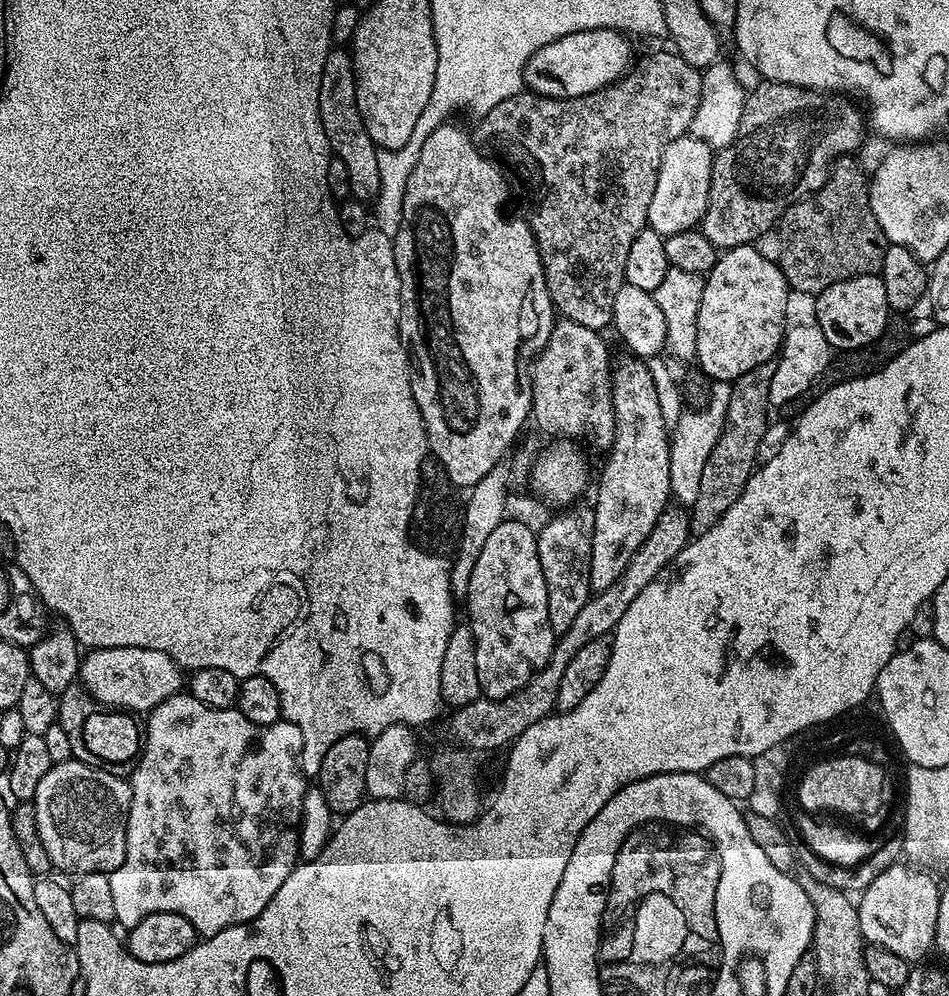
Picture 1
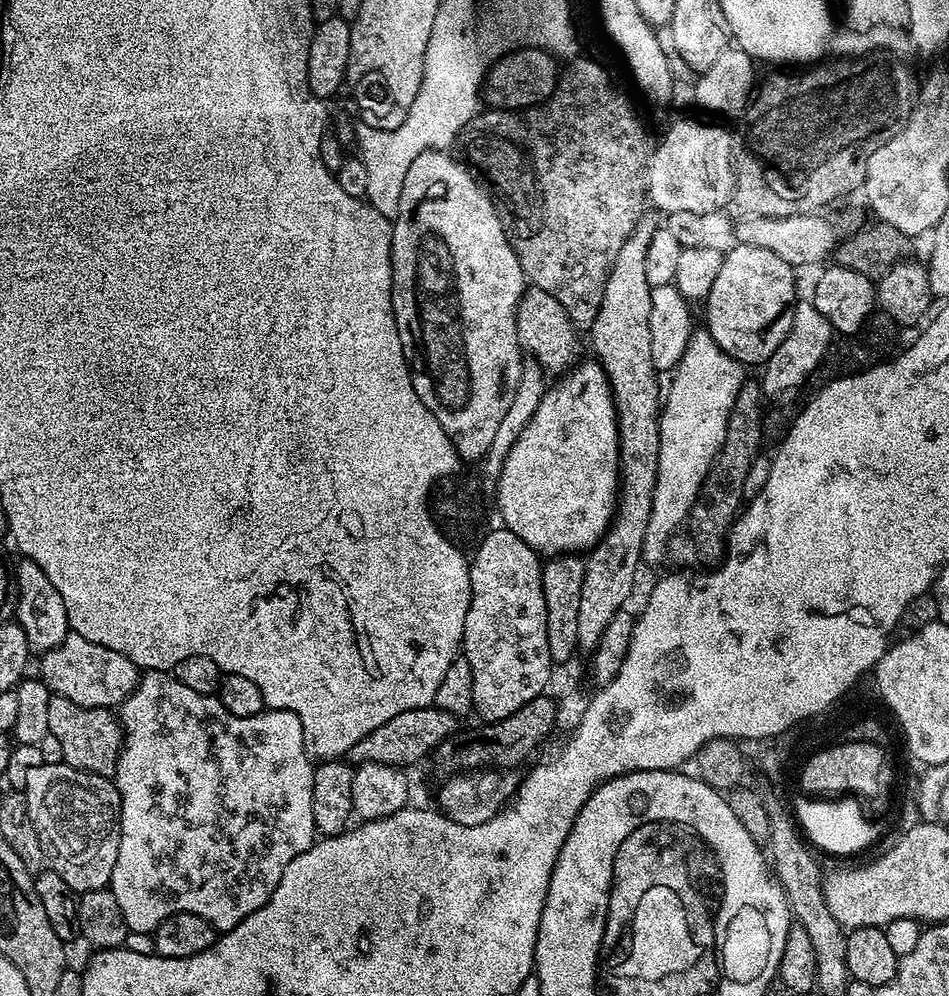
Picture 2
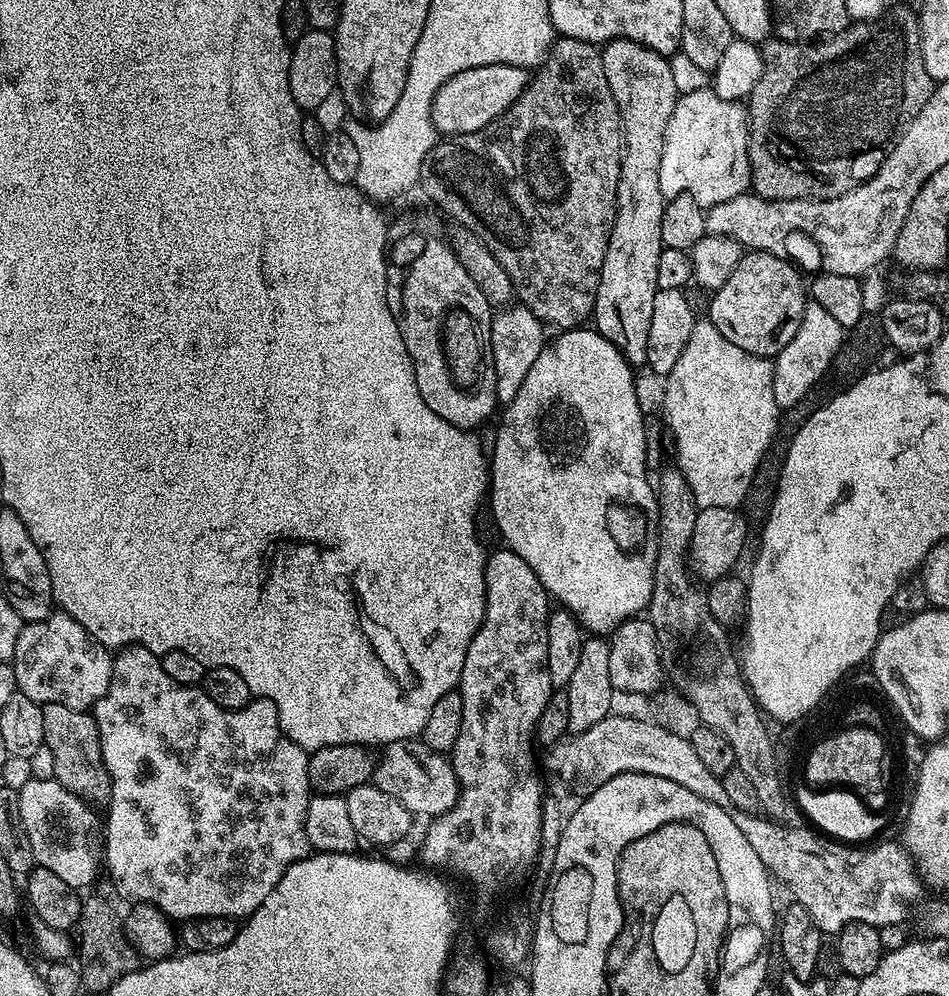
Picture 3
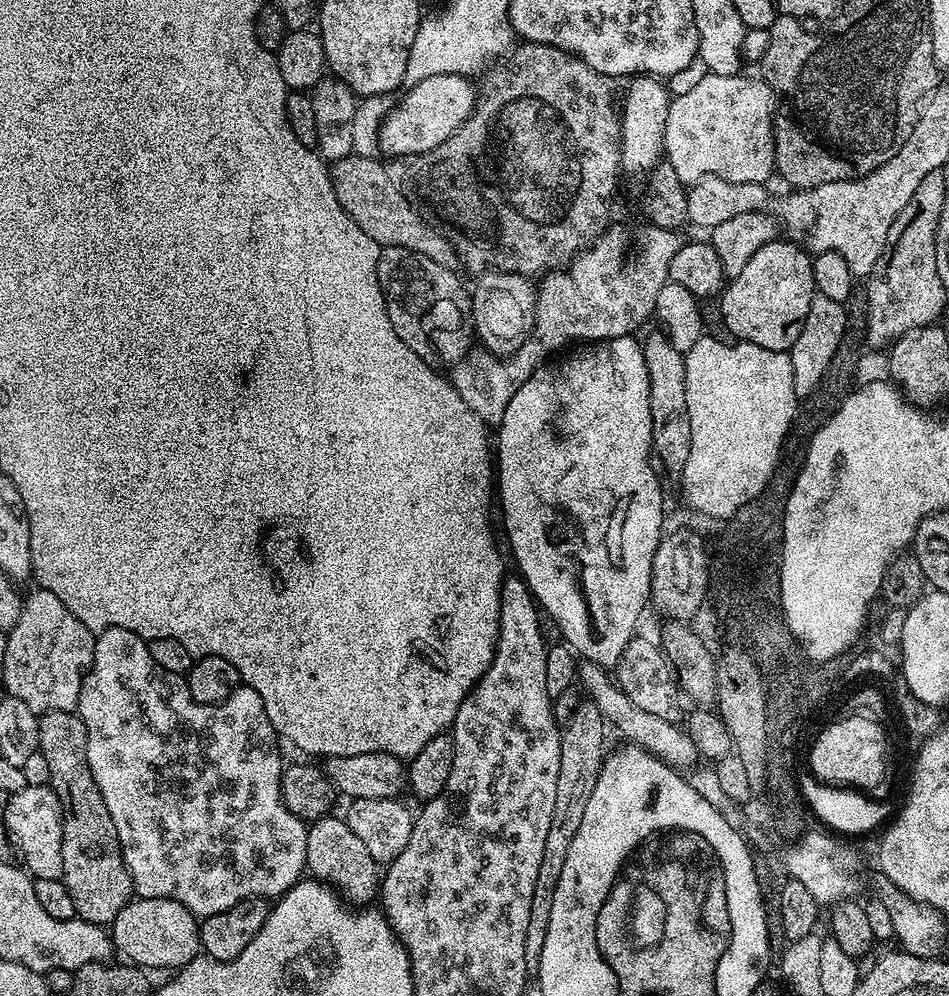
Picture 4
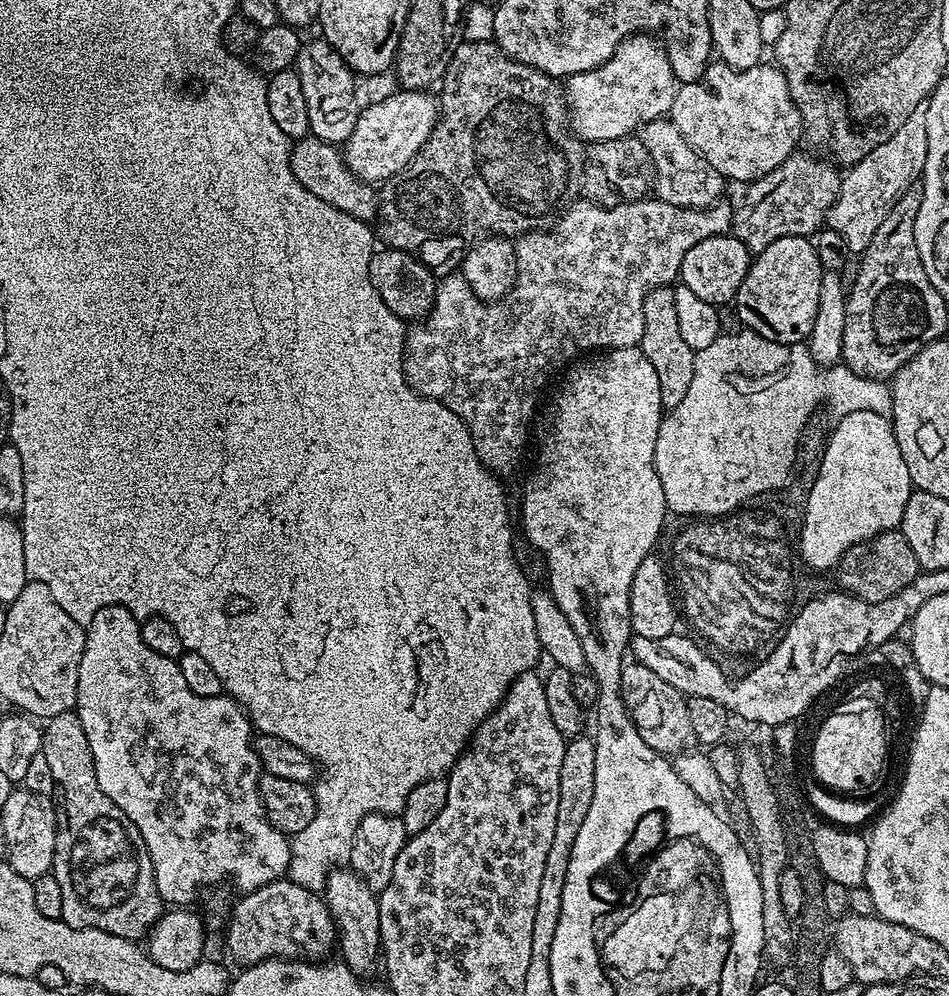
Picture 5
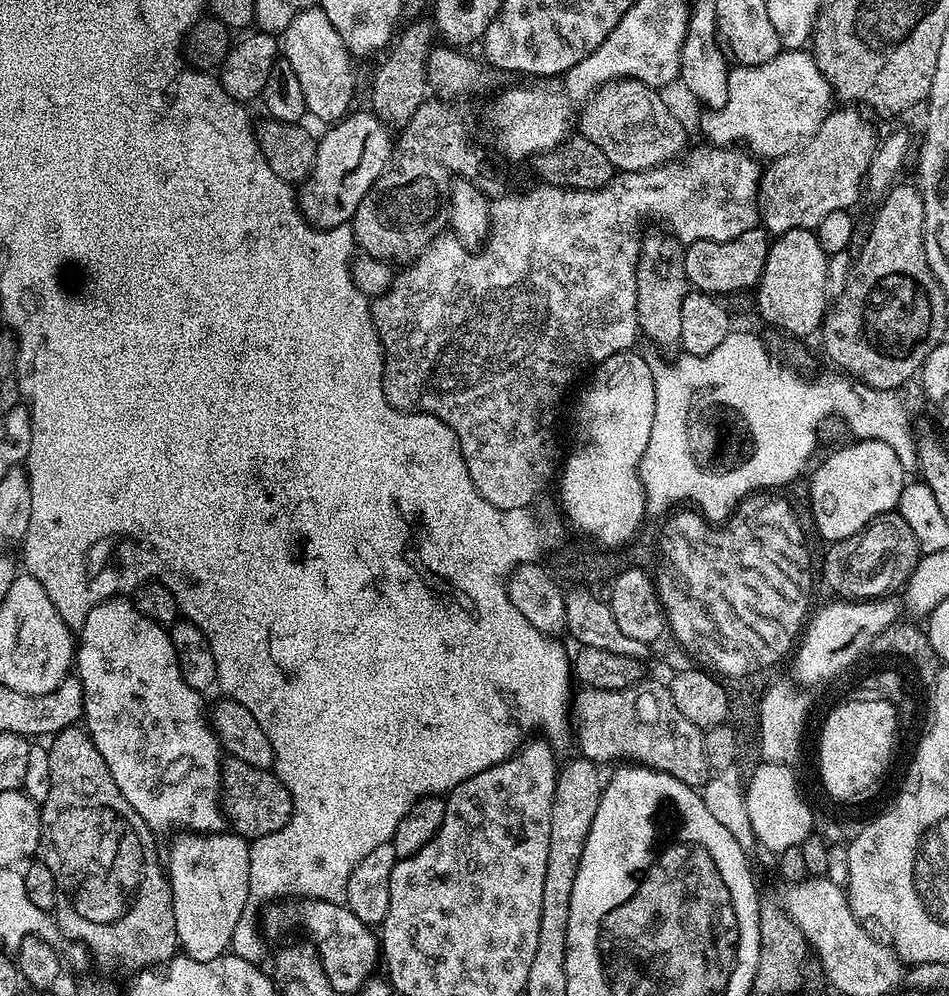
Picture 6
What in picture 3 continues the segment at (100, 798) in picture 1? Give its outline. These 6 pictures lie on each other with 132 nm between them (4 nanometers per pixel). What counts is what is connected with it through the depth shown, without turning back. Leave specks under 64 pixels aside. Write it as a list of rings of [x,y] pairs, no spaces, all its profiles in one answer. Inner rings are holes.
[[[28,780],[26,786],[18,789],[18,810],[22,818],[22,826],[26,830],[26,838],[30,838],[30,850],[34,850],[34,858],[39,867],[58,874],[70,887],[77,890],[88,890],[96,880],[96,871],[102,868],[102,836],[96,832],[96,824],[92,821],[93,809],[89,803],[54,780]]]

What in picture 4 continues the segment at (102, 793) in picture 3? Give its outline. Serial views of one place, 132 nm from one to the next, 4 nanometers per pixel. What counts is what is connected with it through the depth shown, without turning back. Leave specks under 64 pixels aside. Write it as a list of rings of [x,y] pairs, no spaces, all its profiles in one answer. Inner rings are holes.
[[[76,712],[43,713],[40,716],[38,750],[46,754],[46,762],[50,762],[50,787],[56,791],[60,808],[64,811],[62,879],[70,890],[70,898],[74,898],[77,917],[89,920],[92,924],[111,925],[118,912],[133,899],[132,875],[120,849],[118,830],[114,830],[114,818],[110,818],[110,810],[106,810],[106,802],[102,802],[102,790],[98,790],[98,782],[94,782],[94,774],[90,774],[90,766],[86,762],[86,726],[82,718]]]

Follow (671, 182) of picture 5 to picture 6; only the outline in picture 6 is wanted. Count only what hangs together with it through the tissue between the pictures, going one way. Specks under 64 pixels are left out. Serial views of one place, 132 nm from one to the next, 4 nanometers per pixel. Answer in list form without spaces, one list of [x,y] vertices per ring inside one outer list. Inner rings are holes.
[[[611,80],[580,109],[579,135],[600,146],[613,169],[620,172],[645,172],[659,164],[671,164],[685,151],[688,132],[660,96],[657,89],[637,80]]]

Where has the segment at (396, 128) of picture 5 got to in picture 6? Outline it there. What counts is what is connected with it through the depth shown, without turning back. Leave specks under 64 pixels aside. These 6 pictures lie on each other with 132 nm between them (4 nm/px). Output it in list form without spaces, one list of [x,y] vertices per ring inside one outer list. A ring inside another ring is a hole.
[[[371,110],[349,111],[327,130],[324,137],[319,137],[312,172],[298,192],[300,212],[313,228],[349,223],[358,210],[358,202],[362,202],[388,164],[394,147],[393,133]]]

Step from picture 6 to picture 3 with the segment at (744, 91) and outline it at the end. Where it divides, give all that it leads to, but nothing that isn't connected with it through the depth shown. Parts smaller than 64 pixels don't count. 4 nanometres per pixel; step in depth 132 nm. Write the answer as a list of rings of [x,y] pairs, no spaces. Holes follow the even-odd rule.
[[[711,87],[696,88],[693,92],[688,92],[679,97],[674,106],[674,114],[670,114],[670,126],[666,126],[666,142],[662,146],[662,162],[658,170],[658,182],[662,186],[662,194],[668,200],[673,200],[679,196],[689,196],[698,202],[698,206],[705,210],[718,206],[718,202],[730,202],[730,198],[738,198],[749,191],[752,183],[752,171],[748,161],[748,110],[741,101],[727,100],[712,91]]]

